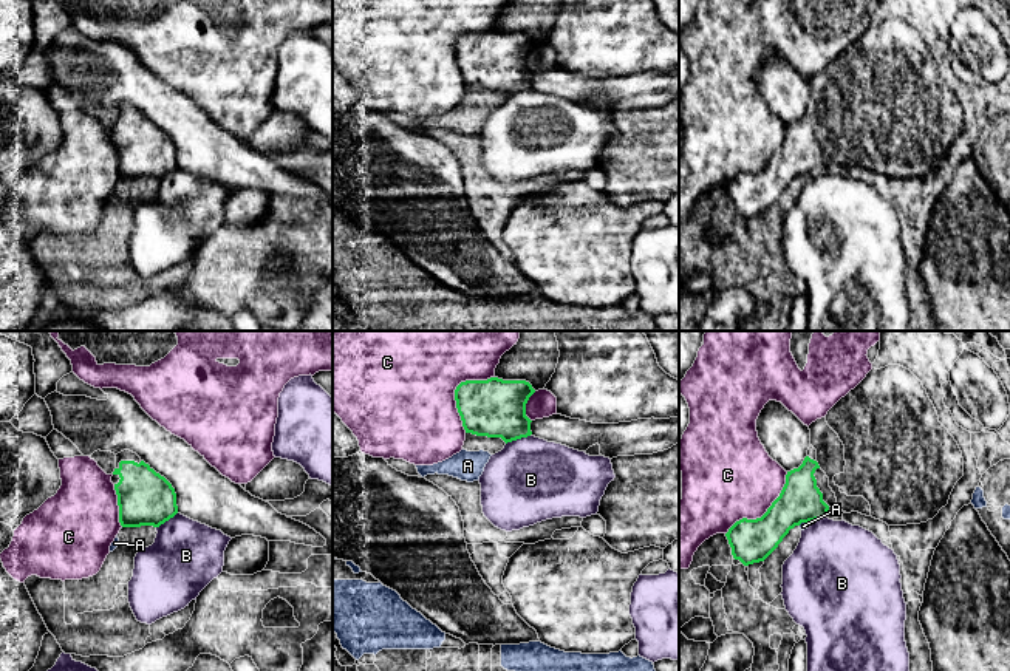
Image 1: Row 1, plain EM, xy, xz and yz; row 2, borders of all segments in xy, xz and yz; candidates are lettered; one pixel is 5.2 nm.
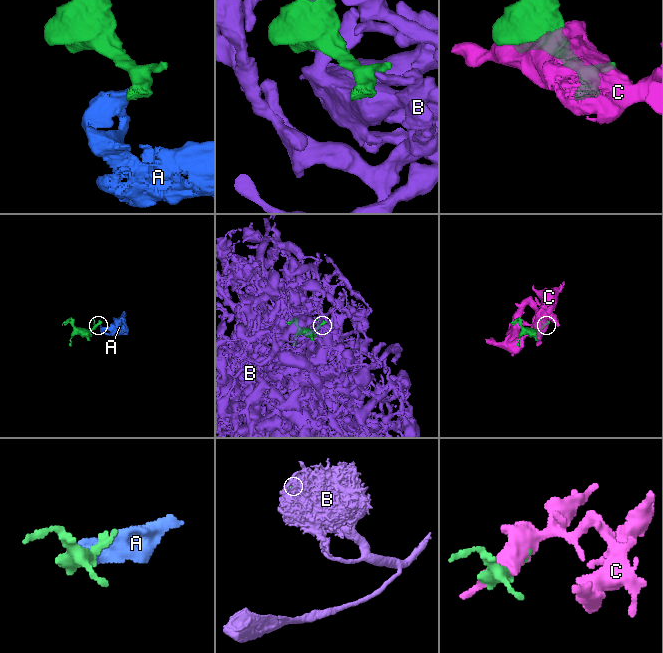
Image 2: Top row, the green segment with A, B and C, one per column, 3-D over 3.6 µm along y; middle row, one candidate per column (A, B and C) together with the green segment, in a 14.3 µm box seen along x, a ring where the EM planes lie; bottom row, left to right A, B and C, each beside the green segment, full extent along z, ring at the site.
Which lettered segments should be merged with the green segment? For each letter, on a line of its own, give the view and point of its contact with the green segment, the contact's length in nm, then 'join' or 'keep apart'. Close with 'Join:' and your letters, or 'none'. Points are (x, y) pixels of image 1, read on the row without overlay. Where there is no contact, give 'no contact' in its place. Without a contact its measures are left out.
A: contact yz (803, 175); length 60 nm; keep apart
B: contact xz (518, 91); length 150 nm; keep apart
C: contact xz (455, 45); length 340 nm; keep apart
Join: none

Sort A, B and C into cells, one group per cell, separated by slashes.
A / B / C

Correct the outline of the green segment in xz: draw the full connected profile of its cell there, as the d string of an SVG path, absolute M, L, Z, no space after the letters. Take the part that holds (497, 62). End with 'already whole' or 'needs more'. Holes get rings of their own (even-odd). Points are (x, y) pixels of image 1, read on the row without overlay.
M490 31L461 36L455 54L466 87L501 91L507 97L532 88L526 57L534 46L526 34Z; already whole

